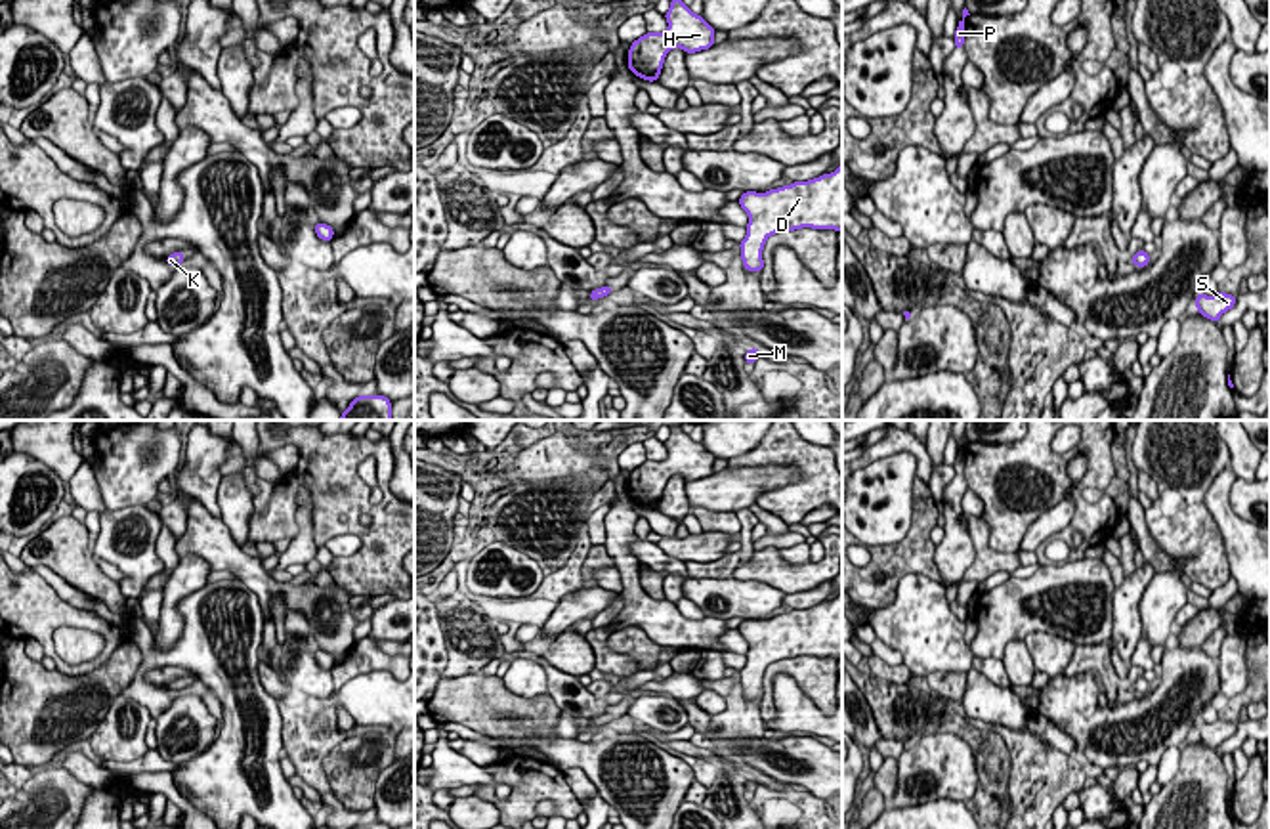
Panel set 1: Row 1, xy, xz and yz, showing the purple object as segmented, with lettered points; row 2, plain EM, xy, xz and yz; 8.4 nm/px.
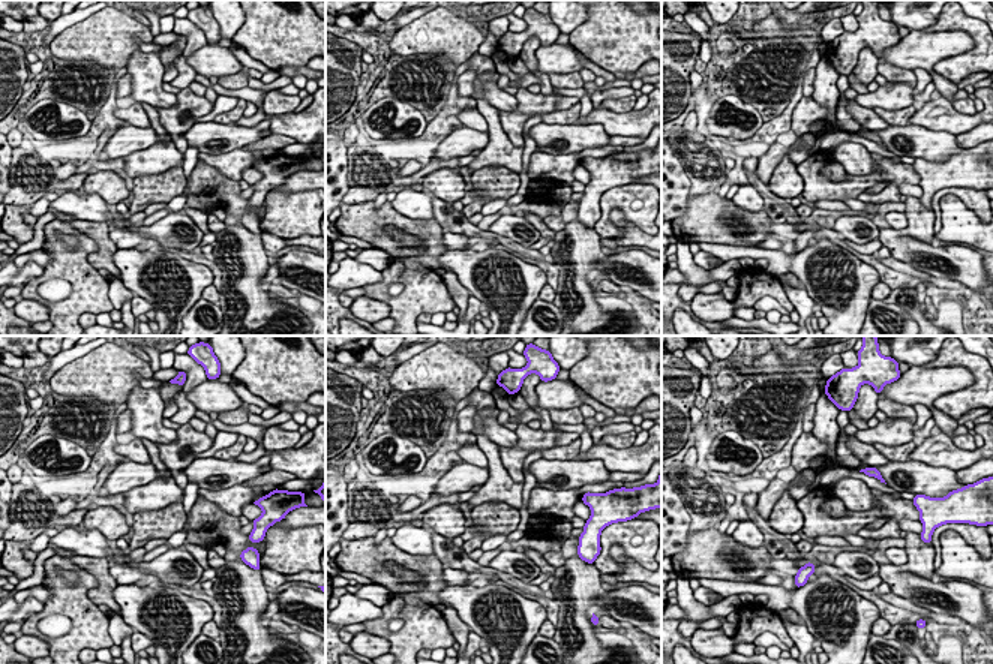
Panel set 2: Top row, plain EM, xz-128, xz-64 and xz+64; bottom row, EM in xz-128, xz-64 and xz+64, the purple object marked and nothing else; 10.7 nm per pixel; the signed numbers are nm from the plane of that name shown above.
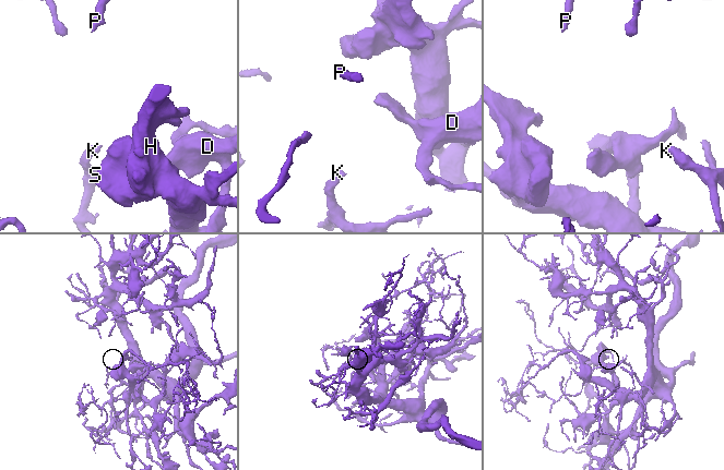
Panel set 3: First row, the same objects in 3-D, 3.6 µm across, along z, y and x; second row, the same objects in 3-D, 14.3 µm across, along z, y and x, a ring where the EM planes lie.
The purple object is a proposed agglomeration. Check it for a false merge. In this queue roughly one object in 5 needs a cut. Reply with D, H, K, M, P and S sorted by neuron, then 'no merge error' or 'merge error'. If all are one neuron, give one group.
groups D H K M P S; no merge error

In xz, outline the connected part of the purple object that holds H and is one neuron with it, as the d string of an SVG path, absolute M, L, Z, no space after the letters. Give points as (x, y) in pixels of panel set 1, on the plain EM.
M682 424L670 428L665 441L668 457L665 460L646 460L630 472L626 495L634 504L655 510L661 502L667 481L682 476L695 481L714 474L714 455L703 443L693 441Z

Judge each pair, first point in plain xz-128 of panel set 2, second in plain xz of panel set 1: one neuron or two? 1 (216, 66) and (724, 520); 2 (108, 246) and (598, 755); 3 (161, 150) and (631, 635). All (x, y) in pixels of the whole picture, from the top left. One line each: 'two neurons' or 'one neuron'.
1: two neurons
2: two neurons
3: two neurons

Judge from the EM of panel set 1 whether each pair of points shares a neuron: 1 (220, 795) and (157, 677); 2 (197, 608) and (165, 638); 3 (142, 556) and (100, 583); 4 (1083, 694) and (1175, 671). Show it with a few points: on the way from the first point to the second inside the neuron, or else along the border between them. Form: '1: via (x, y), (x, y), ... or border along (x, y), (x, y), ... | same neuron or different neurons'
1: border along (188, 669), (155, 667), (144, 673) | different neurons
2: border along (207, 581), (178, 604), (184, 631), (161, 652) | different neurons
3: border along (117, 581), (125, 600) | different neurons
4: via (1106, 715), (1135, 715), (1158, 698) | same neuron

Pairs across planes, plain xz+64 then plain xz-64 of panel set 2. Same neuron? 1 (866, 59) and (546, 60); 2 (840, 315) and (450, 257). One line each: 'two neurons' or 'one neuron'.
1: two neurons
2: one neuron

